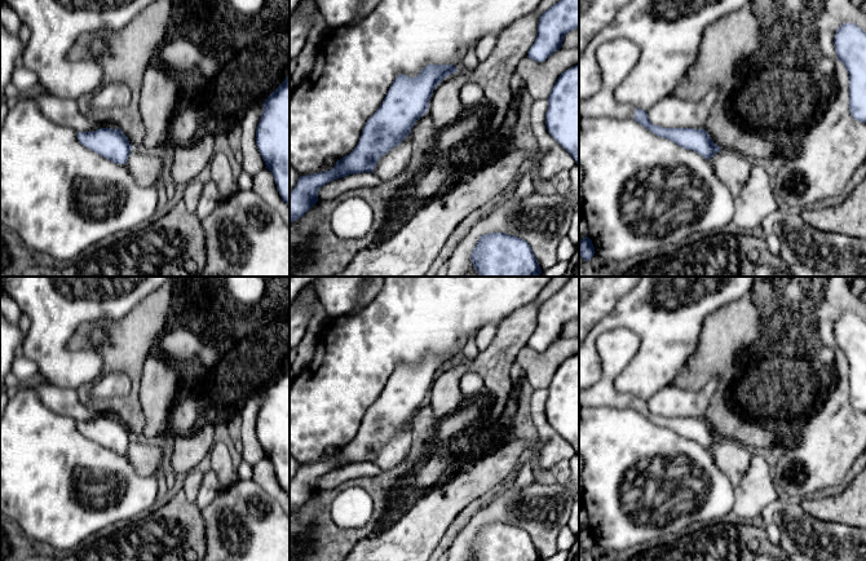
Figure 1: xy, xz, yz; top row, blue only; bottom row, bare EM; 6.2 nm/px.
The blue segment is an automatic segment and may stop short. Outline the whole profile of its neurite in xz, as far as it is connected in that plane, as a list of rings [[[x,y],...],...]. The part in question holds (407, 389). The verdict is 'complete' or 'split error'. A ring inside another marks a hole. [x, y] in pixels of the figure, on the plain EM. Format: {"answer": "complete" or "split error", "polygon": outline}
{"answer": "complete", "polygon": [[[427,354],[415,367],[398,365],[381,396],[367,410],[355,438],[330,460],[300,465],[290,482],[290,512],[319,490],[318,480],[326,473],[354,463],[374,463],[379,449],[411,424],[415,412],[428,402],[434,377],[456,361],[454,354]]]}

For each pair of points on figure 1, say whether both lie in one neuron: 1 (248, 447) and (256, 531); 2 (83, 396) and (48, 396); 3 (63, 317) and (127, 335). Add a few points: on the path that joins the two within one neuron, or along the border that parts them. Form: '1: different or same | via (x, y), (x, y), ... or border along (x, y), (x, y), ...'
1: same | via (263, 468), (263, 494), (273, 504), (274, 511)
2: different | border along (75, 391), (83, 403), (95, 409), (102, 406)
3: different | border along (131, 309), (122, 317), (110, 319), (105, 325)

